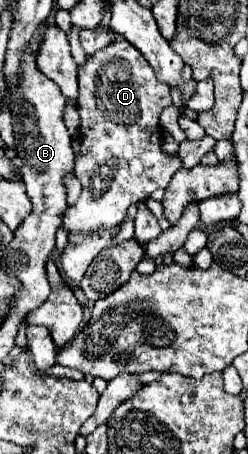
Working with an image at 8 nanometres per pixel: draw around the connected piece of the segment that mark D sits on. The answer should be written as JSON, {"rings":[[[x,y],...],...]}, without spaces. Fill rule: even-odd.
{"rings":[[[116,36],[114,42],[110,42],[106,48],[98,50],[92,58],[86,58],[86,64],[78,68],[78,112],[80,112],[80,142],[82,142],[82,150],[80,156],[76,158],[76,176],[80,176],[82,182],[82,194],[78,198],[78,202],[74,206],[68,206],[68,210],[64,212],[62,218],[62,228],[66,228],[66,232],[76,234],[76,232],[92,232],[92,230],[104,230],[104,228],[116,228],[122,218],[126,216],[130,204],[134,202],[142,202],[146,200],[154,190],[158,188],[166,188],[168,182],[172,180],[174,172],[180,168],[180,158],[170,158],[162,152],[160,148],[160,126],[158,126],[158,118],[162,114],[164,108],[168,108],[172,104],[172,96],[168,86],[164,86],[164,82],[156,82],[156,72],[152,70],[152,66],[148,66],[148,62],[144,62],[144,56],[140,54],[140,50],[136,50],[128,40]]]}

